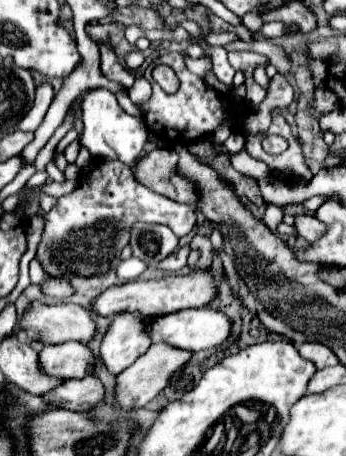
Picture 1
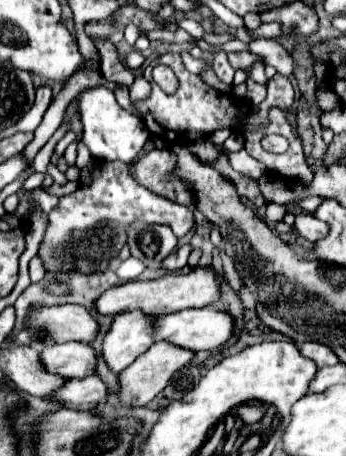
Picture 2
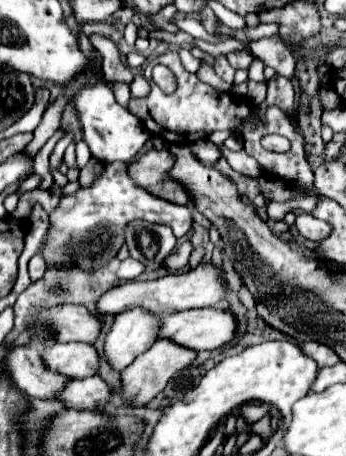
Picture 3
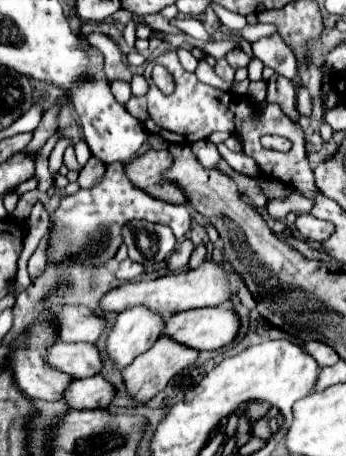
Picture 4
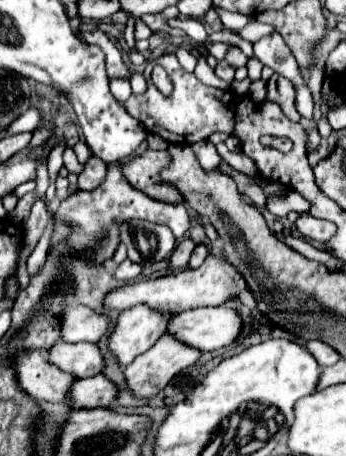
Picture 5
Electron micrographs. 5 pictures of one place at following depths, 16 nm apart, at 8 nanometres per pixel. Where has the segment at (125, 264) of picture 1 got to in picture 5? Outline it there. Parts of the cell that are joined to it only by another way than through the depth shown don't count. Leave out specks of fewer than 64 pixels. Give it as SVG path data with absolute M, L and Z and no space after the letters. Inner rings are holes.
M124 260L124 262L116 268L114 278L120 280L120 282L130 282L130 280L134 280L134 278L140 274L140 270L142 270L142 264L136 264L136 262L132 262L132 260Z

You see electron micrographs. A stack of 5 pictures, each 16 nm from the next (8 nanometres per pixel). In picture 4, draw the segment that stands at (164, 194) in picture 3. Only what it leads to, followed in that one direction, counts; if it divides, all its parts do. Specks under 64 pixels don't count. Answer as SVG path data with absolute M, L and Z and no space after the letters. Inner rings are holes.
M148 150L142 156L134 158L132 162L124 164L124 174L128 180L144 190L146 194L170 202L170 204L184 204L184 194L180 188L174 188L174 184L168 184L162 180L162 170L172 164L172 158L168 156L166 150Z

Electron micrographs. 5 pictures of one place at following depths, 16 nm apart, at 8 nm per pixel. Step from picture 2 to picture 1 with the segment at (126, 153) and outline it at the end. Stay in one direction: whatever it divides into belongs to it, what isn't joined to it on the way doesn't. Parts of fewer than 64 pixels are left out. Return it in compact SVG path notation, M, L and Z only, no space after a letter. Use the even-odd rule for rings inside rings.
M92 88L80 94L78 108L82 112L82 122L84 122L80 142L90 150L90 154L94 158L110 158L134 166L148 140L148 128L144 120L124 112L116 102L116 96L106 88Z

